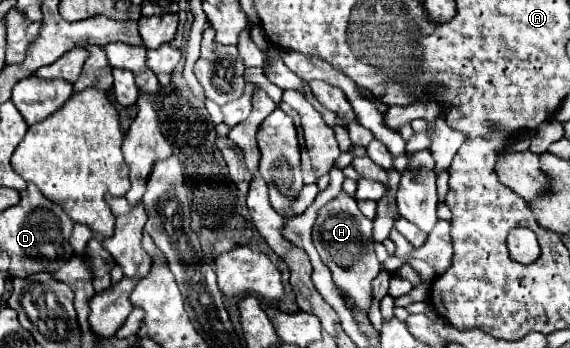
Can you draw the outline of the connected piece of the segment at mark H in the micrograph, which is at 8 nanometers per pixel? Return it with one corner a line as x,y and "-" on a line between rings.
339,193
331,199
321,213
317,213
317,221
313,225
313,243
323,259
323,263
333,273
333,283
353,301
357,309
369,311
371,305
371,281
377,277
381,263
373,251
373,237
371,237
371,221
359,211
355,197
347,193

